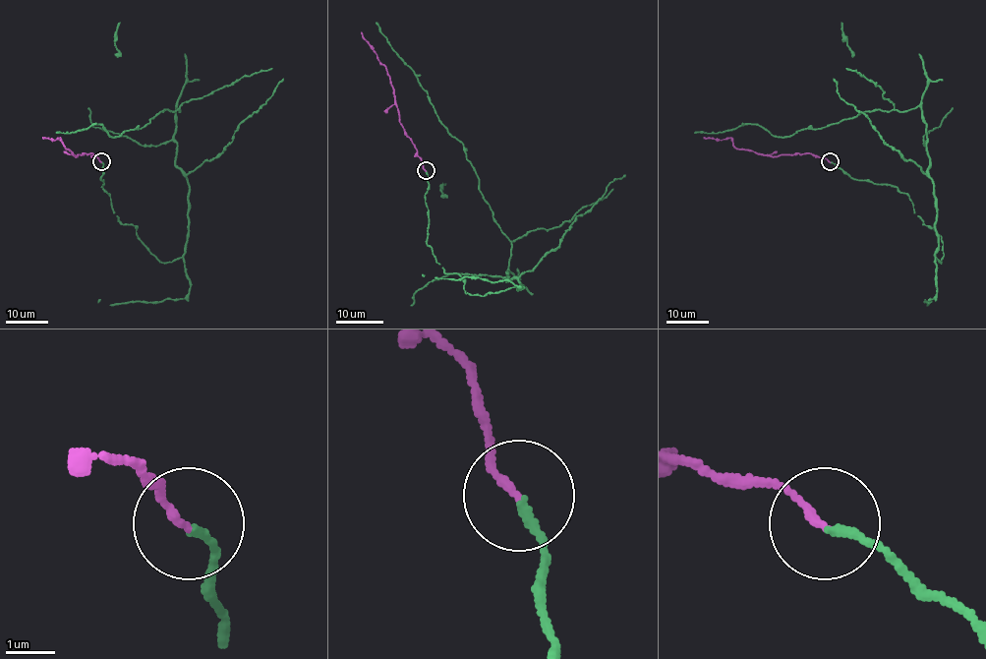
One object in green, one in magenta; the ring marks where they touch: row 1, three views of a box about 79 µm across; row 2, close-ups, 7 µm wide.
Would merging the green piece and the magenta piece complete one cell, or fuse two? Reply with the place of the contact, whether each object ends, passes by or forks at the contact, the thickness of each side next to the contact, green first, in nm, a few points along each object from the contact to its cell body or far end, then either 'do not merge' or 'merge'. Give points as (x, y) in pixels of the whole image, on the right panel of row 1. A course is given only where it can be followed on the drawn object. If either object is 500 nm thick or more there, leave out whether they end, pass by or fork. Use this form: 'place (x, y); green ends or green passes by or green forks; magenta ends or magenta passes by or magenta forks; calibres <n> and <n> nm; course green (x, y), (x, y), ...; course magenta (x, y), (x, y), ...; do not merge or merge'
place (830, 161); green ends; magenta ends; calibres 160 and 160 nm; course green (831, 161), (906, 194), (942, 239), (942, 262), (918, 106), (785, 137), (755, 124), (695, 133); course magenta (829, 161), (807, 152), (769, 156), (737, 149), (729, 138), (717, 140), (703, 137); merge

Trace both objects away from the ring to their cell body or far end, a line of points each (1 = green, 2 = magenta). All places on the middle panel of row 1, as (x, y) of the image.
1: (426, 171), (436, 262), (467, 293), (518, 290), (505, 277), (511, 242), (464, 147), (376, 23)
2: (426, 170), (400, 122), (387, 70), (361, 31)

